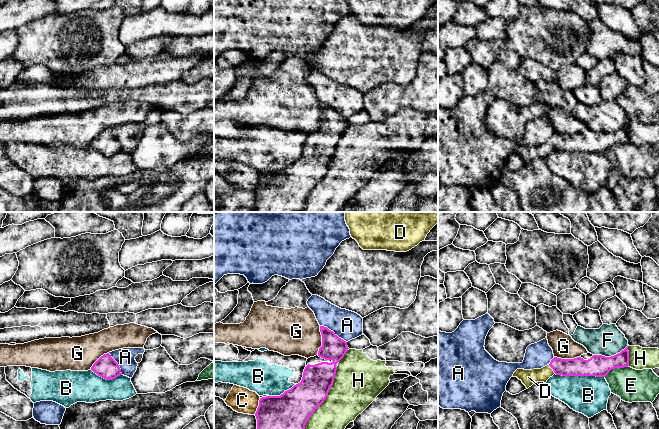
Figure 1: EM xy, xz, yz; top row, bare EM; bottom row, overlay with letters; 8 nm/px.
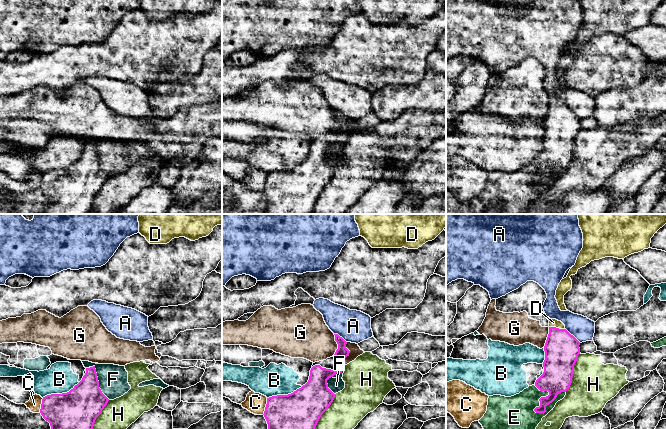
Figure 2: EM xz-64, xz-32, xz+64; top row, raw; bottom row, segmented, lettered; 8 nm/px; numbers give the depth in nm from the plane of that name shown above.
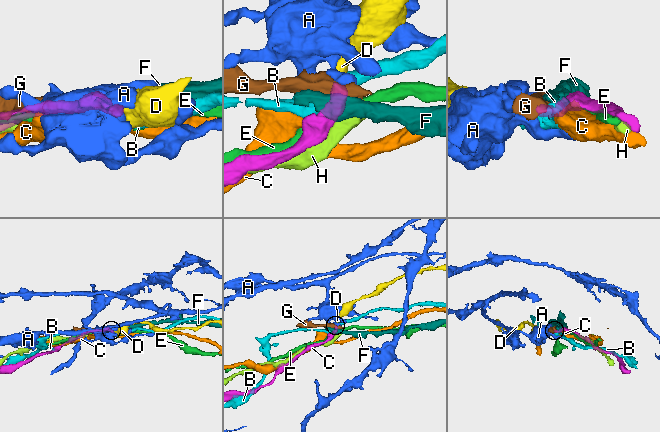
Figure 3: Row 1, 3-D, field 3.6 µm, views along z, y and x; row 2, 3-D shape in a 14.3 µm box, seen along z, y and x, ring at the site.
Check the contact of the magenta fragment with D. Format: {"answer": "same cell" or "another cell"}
{"answer": "same cell"}

